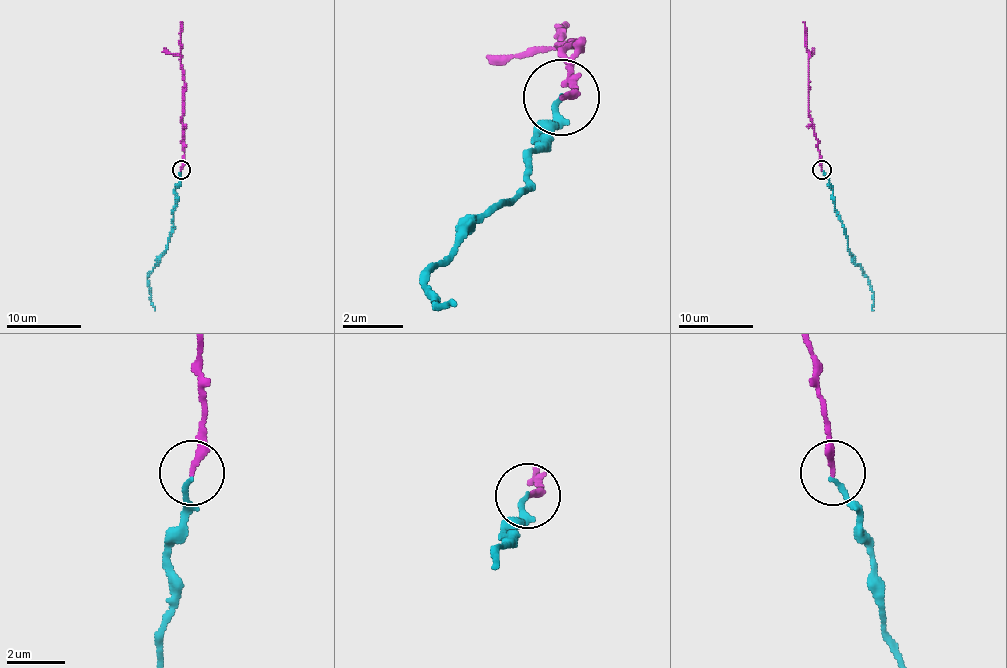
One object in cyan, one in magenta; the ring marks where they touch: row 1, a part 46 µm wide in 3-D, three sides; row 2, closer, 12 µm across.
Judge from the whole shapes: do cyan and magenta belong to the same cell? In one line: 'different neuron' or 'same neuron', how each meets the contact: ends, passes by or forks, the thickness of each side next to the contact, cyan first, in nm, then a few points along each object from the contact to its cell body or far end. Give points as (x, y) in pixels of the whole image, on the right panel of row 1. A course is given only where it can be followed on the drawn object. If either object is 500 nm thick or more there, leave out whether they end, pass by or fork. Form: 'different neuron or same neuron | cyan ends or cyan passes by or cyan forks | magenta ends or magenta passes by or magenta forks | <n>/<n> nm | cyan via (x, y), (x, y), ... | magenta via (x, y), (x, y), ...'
same neuron | cyan ends | magenta ends | 160/240 nm | cyan via (821, 171), (832, 189), (834, 210), (847, 239), (847, 249), (868, 278), (873, 293), (873, 310) | magenta via (821, 169), (814, 124), (808, 113), (808, 50), (806, 28), (803, 22)

